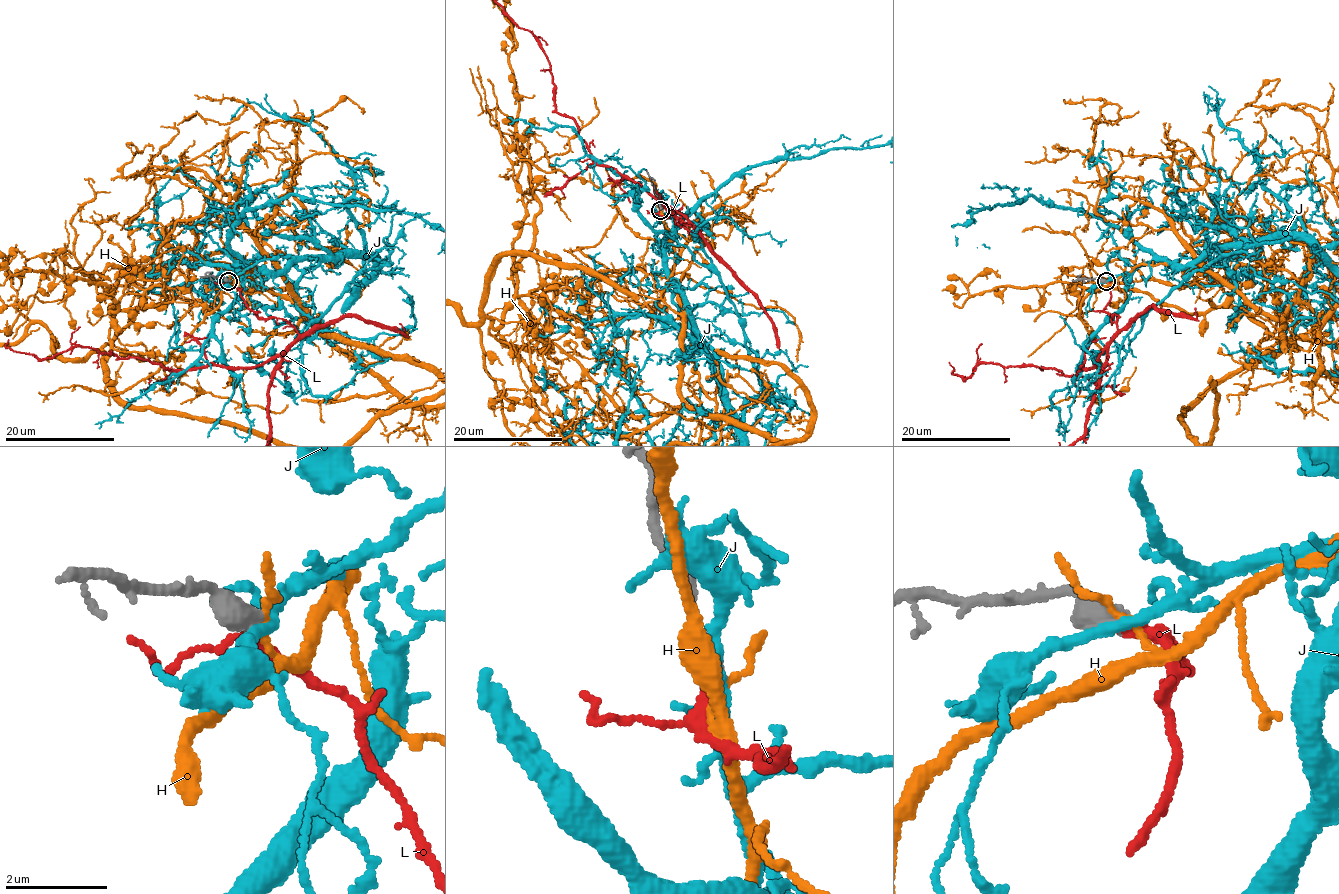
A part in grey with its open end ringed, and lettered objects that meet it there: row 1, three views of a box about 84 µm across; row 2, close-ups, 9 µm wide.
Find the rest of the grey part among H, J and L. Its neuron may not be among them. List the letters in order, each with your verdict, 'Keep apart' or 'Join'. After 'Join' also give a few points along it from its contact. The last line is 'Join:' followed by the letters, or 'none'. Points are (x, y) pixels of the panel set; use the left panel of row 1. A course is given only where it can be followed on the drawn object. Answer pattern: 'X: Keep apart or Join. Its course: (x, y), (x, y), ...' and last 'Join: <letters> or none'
H: Keep apart
J: Keep apart
L: Join
Join: L

